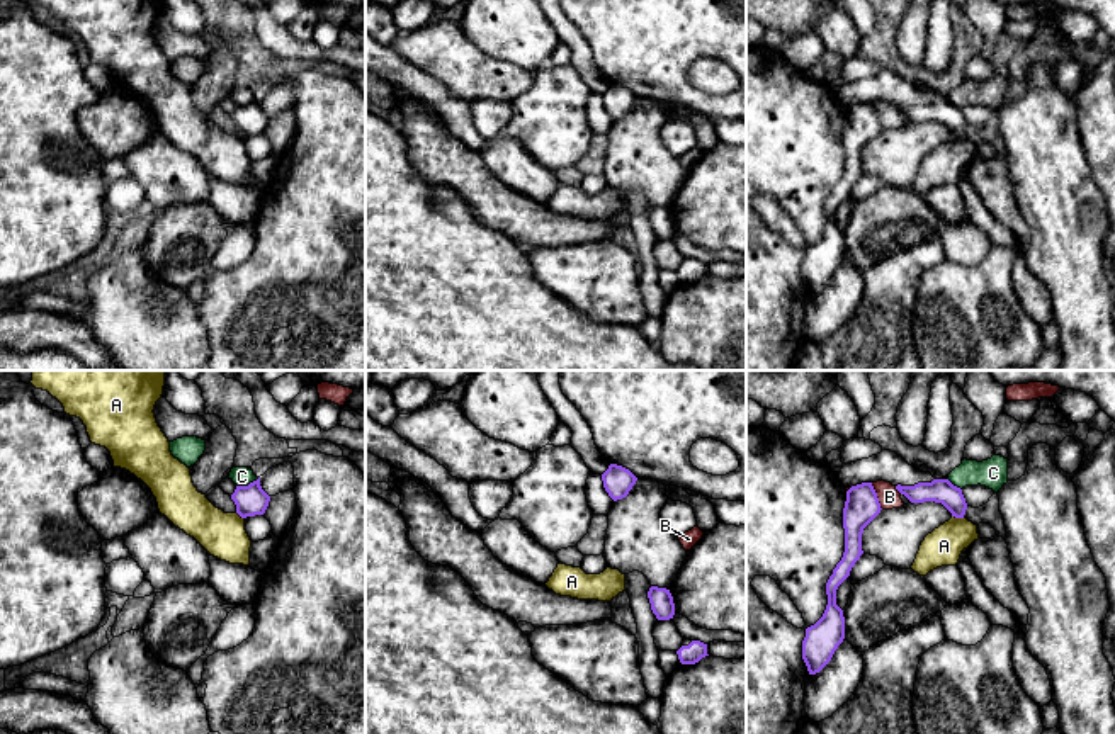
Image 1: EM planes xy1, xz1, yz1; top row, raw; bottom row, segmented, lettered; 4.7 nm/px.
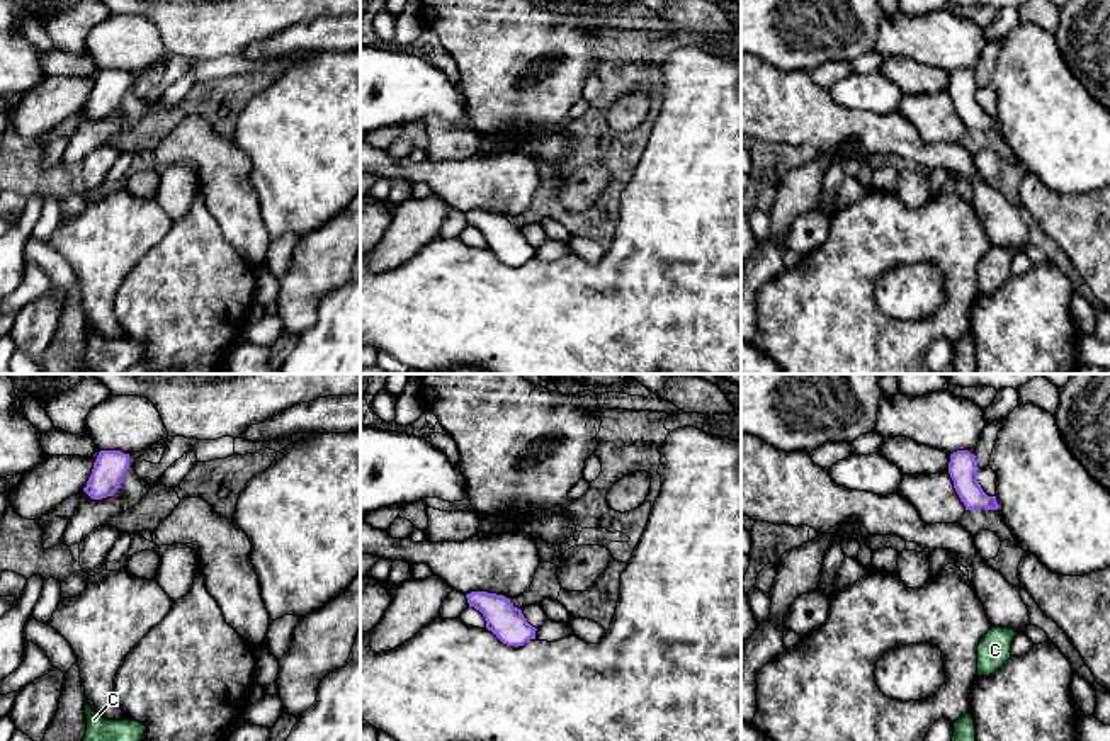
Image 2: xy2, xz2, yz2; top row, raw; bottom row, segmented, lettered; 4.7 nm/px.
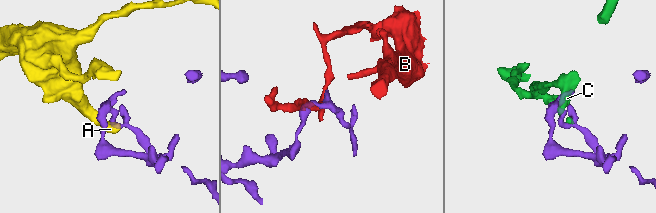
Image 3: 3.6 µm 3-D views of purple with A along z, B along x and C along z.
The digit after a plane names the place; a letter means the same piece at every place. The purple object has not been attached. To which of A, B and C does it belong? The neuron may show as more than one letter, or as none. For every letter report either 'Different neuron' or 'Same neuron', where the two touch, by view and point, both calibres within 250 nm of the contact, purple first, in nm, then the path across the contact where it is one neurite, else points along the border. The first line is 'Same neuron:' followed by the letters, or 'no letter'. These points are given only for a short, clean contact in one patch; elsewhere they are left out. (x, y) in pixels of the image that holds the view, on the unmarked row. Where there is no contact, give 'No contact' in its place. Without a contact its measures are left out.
Same neuron: no letter
A: Different neuron. Touches purple at yz1 (957, 136). Thickness 110 nm (purple) against 180 nm. Boundary: yz1 (952, 135), (962, 138)
B: Different neuron. Touches purple at yz1 (876, 116). Thickness 160 nm (purple) against 100 nm
C: Different neuron. Touches purple at xy1 (249, 104). Thickness 150 nm (purple) against 100 nm

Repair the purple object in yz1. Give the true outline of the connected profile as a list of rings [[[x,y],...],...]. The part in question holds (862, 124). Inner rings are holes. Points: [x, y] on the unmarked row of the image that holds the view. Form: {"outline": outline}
{"outline": [[[872,102],[852,105],[843,127],[845,172],[826,202],[828,224],[823,236],[806,248],[802,279],[809,294],[819,292],[845,258],[843,229],[836,224],[836,209],[850,195],[863,173],[863,148],[880,133],[880,122]]]}

